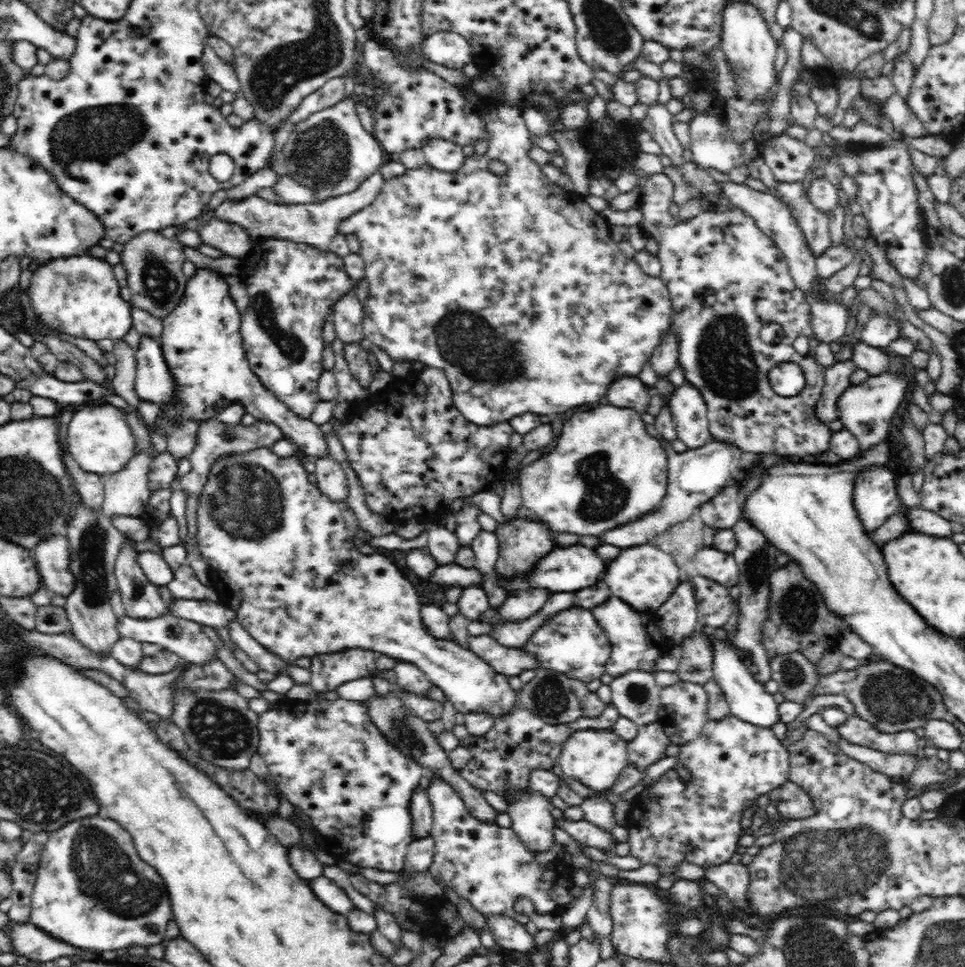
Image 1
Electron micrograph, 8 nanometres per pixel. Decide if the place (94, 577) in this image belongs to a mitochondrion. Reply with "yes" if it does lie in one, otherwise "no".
yes

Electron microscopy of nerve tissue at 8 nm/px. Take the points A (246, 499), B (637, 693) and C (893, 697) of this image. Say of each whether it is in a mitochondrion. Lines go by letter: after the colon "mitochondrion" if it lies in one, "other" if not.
A: mitochondrion
B: mitochondrion
C: mitochondrion

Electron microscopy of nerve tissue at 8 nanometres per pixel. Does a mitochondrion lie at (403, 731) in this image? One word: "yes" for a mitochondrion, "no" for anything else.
yes

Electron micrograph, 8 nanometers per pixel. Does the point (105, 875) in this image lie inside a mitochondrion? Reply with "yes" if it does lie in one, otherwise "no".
yes

